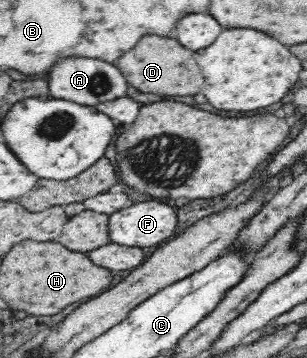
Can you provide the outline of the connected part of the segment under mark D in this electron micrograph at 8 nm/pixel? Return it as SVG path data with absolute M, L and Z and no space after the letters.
M147 35L139 41L135 49L125 53L117 61L119 71L129 85L139 89L141 93L155 95L197 95L203 89L203 75L193 61L193 53L181 47L175 39L163 39L159 35Z

